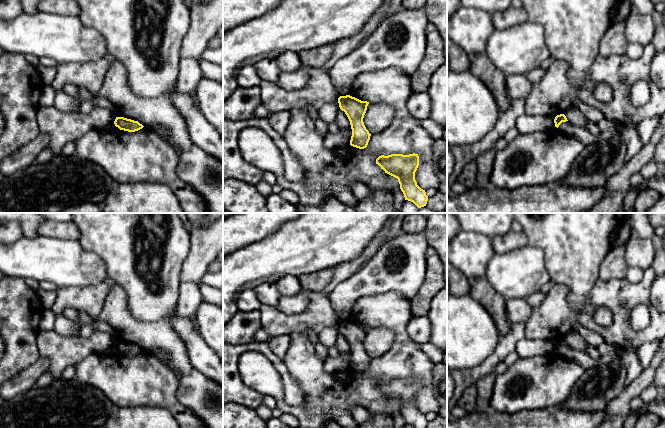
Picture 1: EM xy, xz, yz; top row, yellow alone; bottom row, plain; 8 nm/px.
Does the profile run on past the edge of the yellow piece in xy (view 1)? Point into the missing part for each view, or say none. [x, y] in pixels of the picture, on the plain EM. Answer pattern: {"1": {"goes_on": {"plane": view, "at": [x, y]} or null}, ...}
{"1": {"goes_on": null}}

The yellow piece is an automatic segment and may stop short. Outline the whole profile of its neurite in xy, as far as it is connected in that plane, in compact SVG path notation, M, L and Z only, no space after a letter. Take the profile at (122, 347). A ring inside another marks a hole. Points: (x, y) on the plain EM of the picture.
M116 341L114 348L120 354L124 354L128 356L135 356L144 351L138 345L134 345L131 343L124 342L124 341Z

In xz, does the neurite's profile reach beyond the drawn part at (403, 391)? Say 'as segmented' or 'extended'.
as segmented

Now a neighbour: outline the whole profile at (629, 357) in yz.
M637 348L618 350L617 354L627 370L627 377L625 381L625 386L627 387L642 373L644 368L639 361Z

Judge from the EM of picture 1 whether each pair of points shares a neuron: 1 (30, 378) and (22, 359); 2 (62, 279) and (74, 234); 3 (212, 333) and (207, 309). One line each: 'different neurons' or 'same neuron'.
1: different neurons
2: different neurons
3: same neuron

